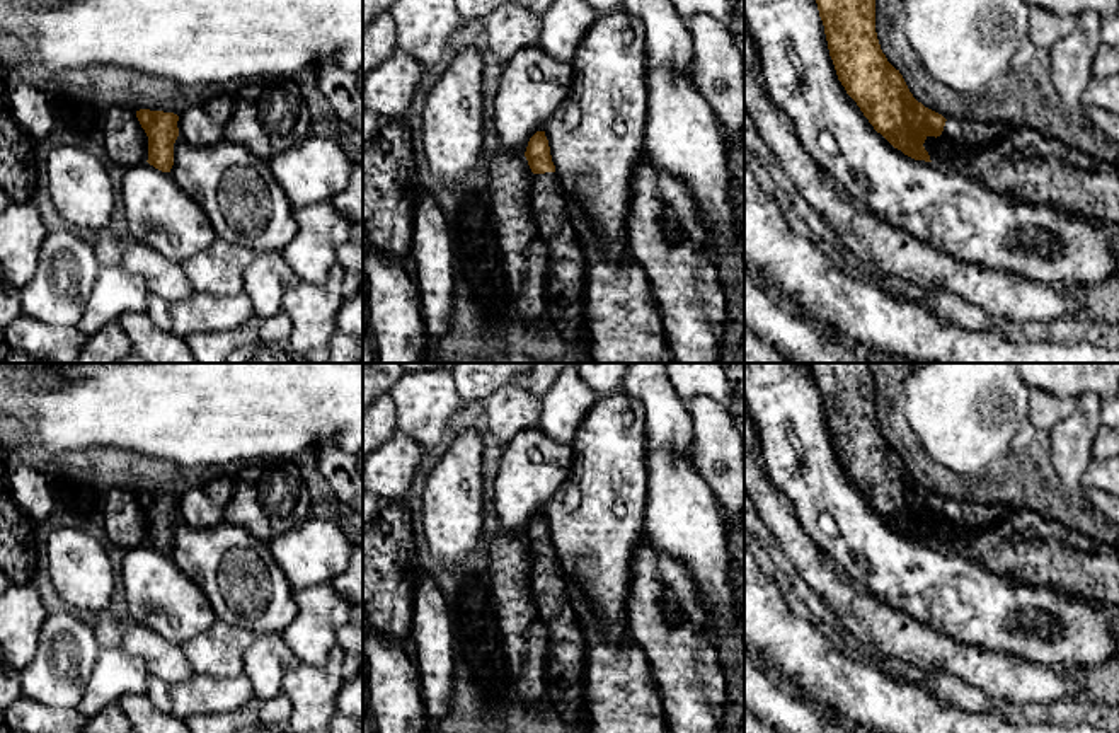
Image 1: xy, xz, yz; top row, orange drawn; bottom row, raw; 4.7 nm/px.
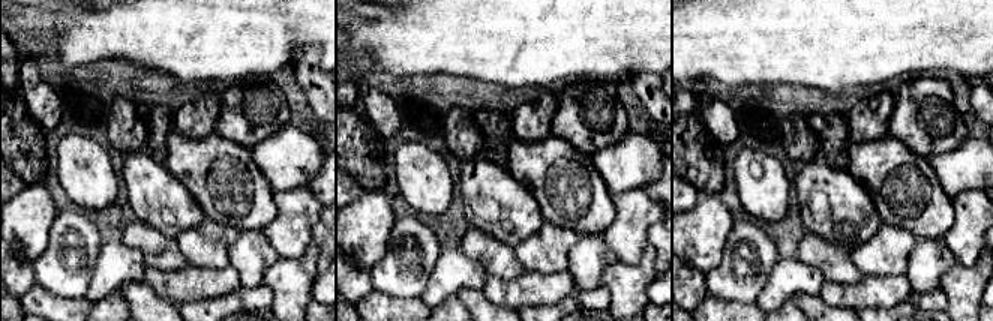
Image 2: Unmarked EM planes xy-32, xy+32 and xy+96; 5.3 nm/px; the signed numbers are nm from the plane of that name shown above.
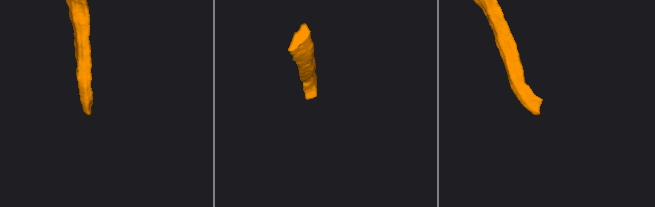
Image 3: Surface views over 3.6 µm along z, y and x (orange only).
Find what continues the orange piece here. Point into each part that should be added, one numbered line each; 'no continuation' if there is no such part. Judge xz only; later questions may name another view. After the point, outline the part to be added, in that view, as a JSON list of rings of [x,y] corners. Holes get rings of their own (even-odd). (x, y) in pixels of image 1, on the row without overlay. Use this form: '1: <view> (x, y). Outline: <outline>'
1: xz (566, 657). Outline: [[[557,554],[533,556],[530,588],[540,620],[548,631],[545,697],[565,723],[588,731],[588,644]]]

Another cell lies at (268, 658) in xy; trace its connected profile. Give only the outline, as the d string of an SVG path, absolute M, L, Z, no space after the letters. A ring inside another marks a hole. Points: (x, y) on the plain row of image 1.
M255 634L242 663L244 675L250 680L257 699L273 699L281 694L283 677L300 667L300 660L281 634Z

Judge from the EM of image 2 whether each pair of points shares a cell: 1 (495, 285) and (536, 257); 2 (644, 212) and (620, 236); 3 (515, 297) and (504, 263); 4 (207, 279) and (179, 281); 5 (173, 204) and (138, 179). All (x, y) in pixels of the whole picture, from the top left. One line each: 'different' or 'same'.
1: different
2: same
3: different
4: same
5: same

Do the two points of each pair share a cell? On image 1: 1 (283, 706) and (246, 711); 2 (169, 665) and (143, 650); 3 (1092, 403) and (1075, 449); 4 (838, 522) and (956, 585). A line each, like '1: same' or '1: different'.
1: same
2: same
3: same
4: same

